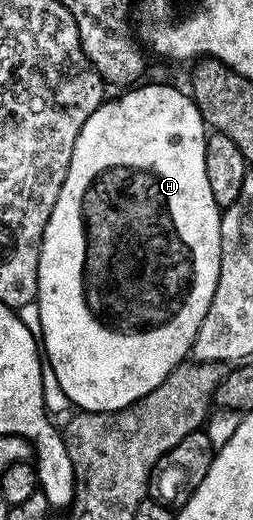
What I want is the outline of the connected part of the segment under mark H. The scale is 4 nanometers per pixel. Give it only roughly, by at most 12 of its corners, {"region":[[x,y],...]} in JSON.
{"region":[[190,93],[104,101],[39,245],[88,414],[191,353],[221,272]]}

